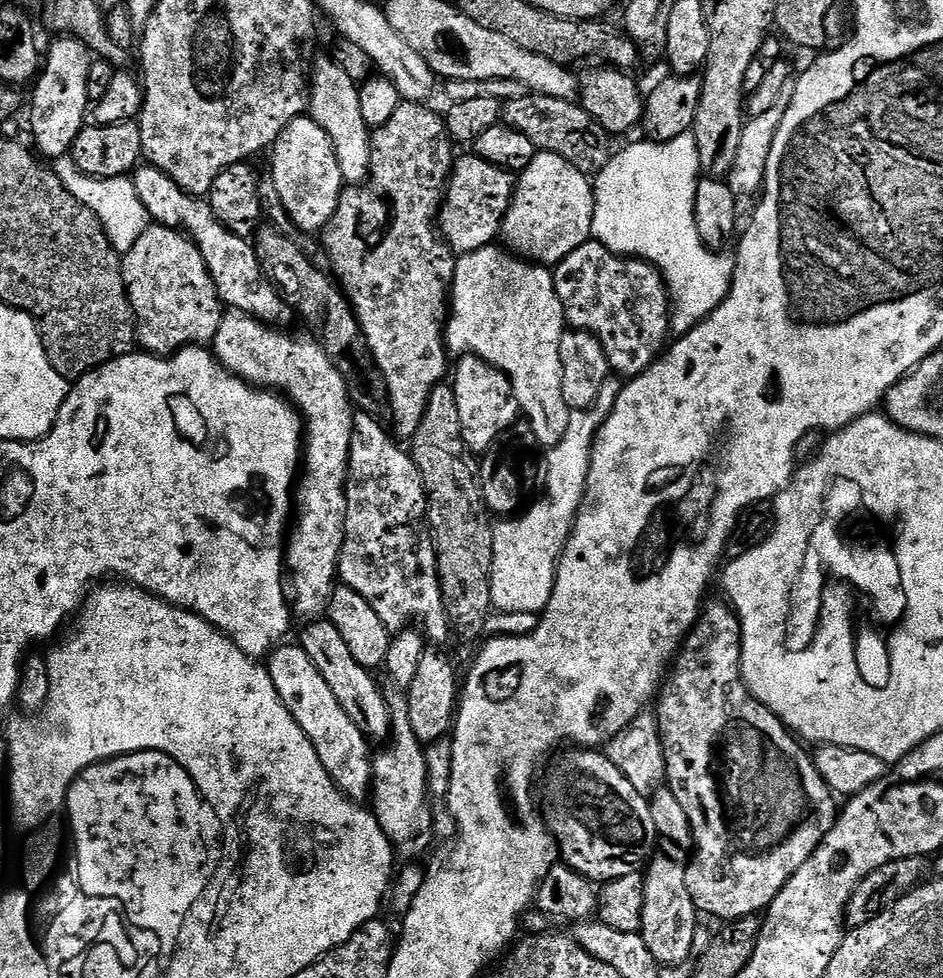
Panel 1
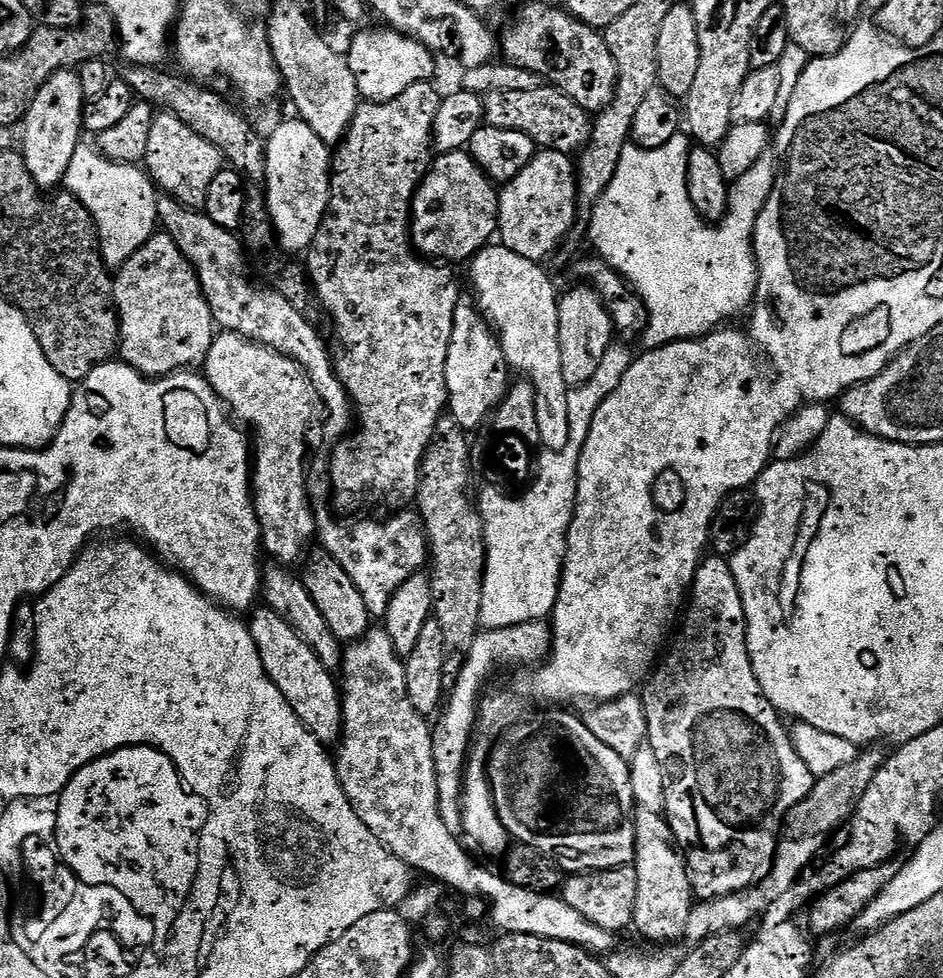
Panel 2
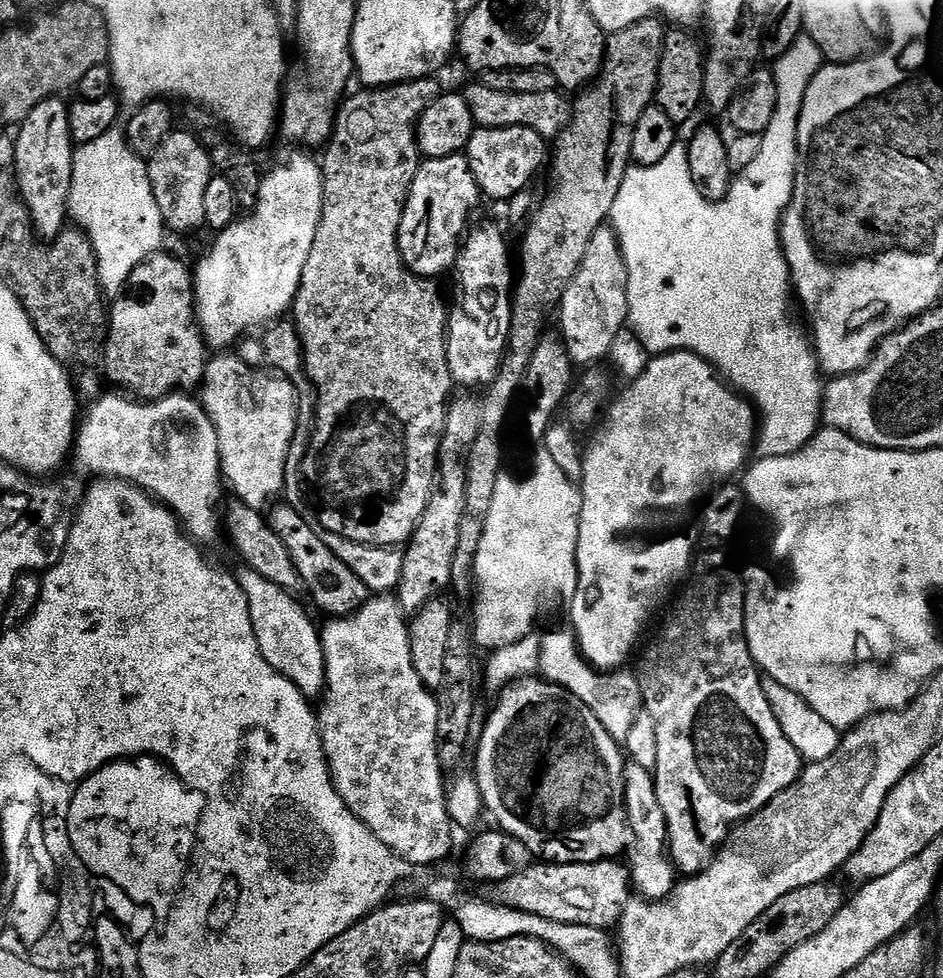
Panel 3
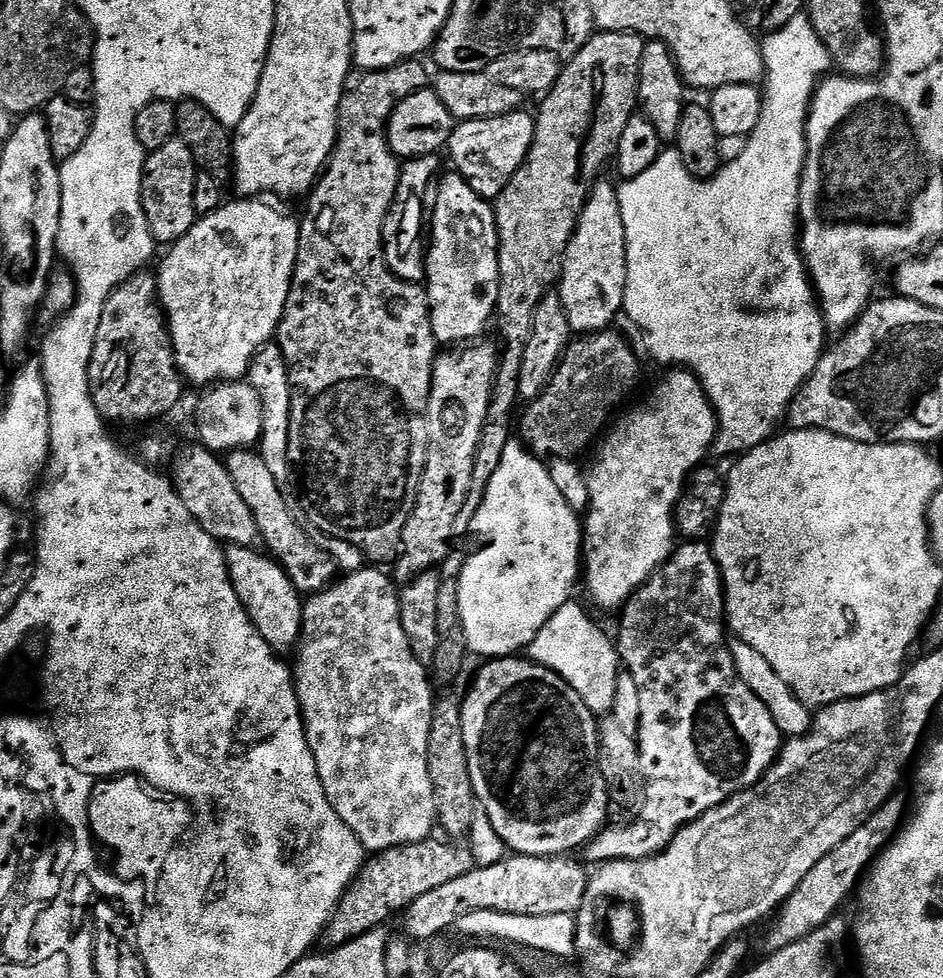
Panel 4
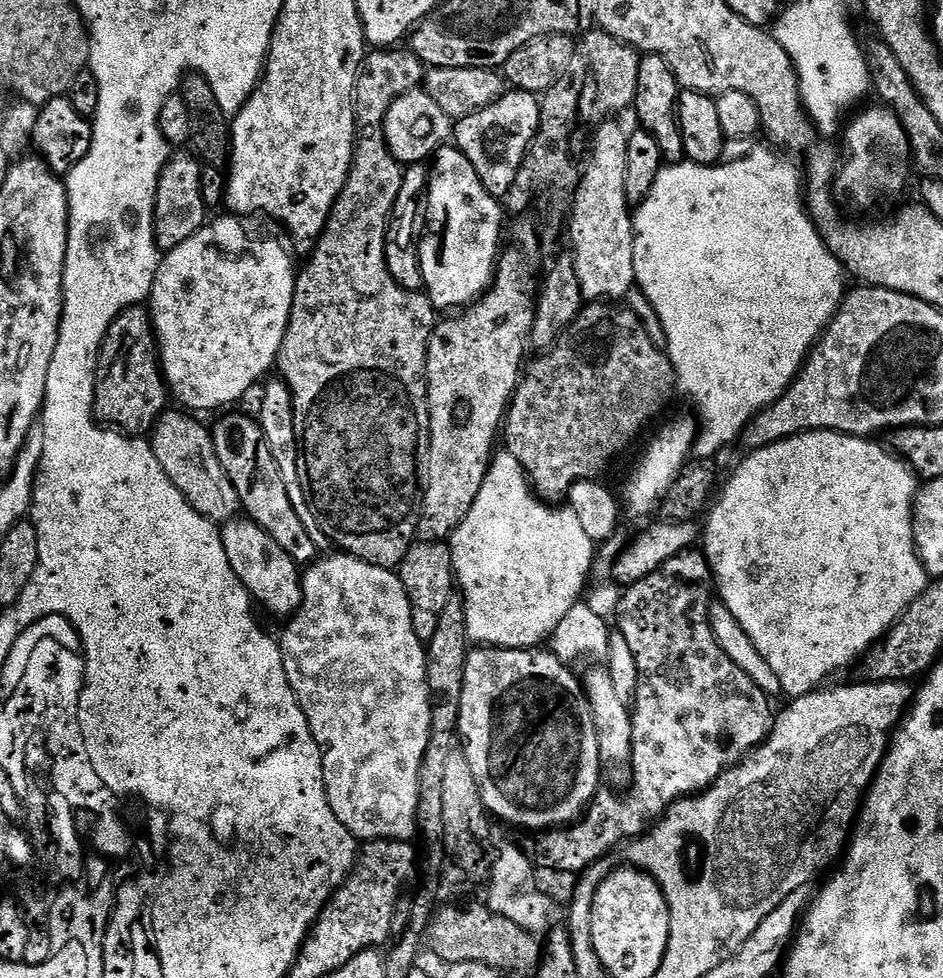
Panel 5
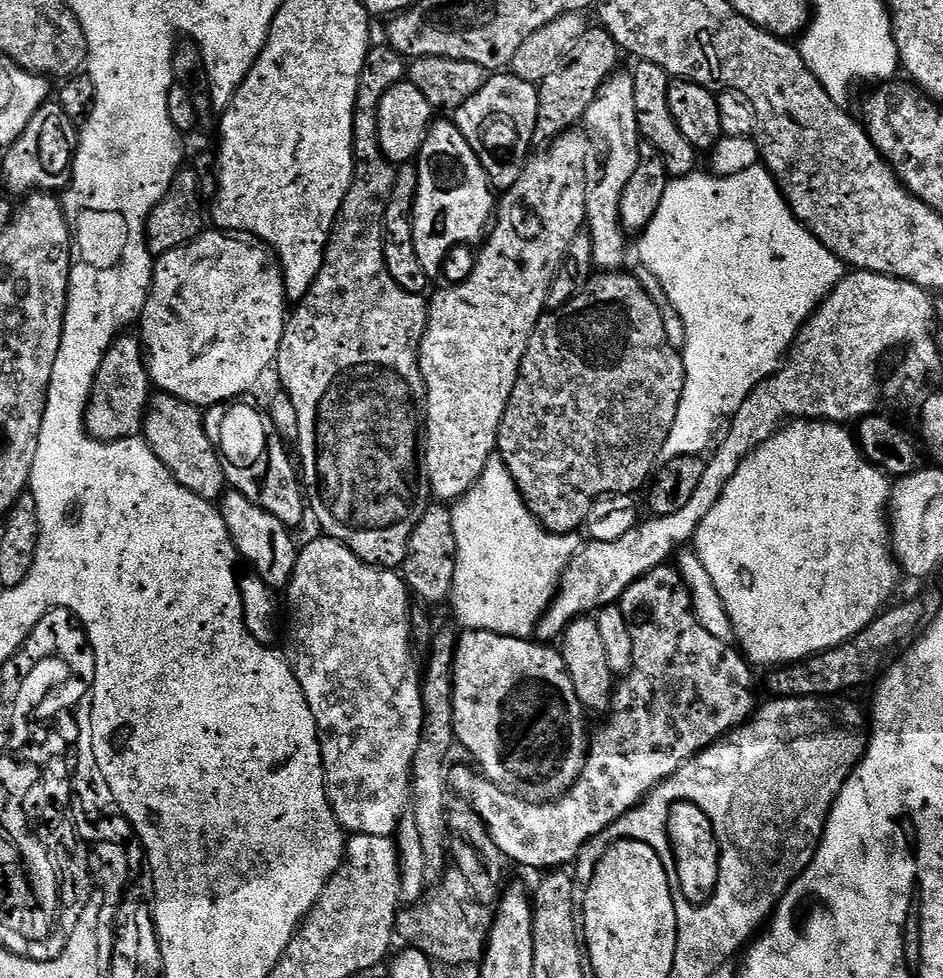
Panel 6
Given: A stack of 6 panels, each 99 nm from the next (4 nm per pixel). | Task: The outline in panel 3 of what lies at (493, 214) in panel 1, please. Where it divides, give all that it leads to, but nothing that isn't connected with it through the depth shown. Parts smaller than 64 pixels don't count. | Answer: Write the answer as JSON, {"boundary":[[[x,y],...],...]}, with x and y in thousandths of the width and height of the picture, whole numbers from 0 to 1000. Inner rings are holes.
{"boundary":[[[495,158],[460,160],[446,167],[433,195],[433,206],[428,208],[431,229],[424,229],[424,234],[435,237],[445,235],[445,229],[454,229],[452,241],[420,241],[426,268],[439,281],[467,284],[470,278],[475,280],[483,275],[484,261],[488,259],[488,251],[498,233],[496,224],[508,211],[509,204],[511,206],[511,197],[496,169]],[[443,192],[452,192],[454,196],[443,196]],[[450,198],[452,202],[448,202]],[[448,207],[454,211],[448,213]]]}

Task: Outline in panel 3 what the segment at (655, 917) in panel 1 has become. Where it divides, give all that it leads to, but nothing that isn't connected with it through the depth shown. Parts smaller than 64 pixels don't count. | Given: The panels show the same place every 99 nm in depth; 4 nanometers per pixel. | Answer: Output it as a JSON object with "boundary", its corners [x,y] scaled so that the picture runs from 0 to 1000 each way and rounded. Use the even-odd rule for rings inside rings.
{"boundary":[[[667,780],[662,787],[662,824],[665,828],[665,843],[667,855],[663,863],[662,879],[667,891],[667,899],[671,907],[677,908],[676,912],[682,919],[691,922],[699,922],[707,919],[716,911],[719,902],[716,884],[707,875],[707,847],[705,845],[705,833],[698,820],[695,794],[684,785],[672,780]]]}

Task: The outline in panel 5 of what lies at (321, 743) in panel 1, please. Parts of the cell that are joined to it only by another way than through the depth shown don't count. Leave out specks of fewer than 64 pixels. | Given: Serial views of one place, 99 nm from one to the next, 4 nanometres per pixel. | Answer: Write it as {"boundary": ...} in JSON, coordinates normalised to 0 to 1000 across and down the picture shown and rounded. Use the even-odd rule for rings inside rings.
{"boundary":[[[251,530],[243,532],[233,540],[233,549],[235,550],[235,558],[240,562],[240,571],[244,575],[244,579],[248,583],[248,587],[253,591],[259,600],[263,602],[268,615],[273,619],[276,618],[284,626],[290,626],[293,630],[309,631],[310,627],[318,623],[320,616],[320,585],[314,574],[310,573],[305,566],[297,558],[295,554],[291,554],[291,550],[281,540],[274,538],[265,530]]]}

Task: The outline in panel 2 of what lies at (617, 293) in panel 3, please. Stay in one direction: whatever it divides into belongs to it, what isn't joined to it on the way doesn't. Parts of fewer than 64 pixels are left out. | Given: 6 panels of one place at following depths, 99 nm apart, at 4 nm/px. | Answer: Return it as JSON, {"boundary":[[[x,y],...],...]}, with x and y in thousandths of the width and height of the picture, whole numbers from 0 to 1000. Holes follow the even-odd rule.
{"boundary":[[[613,290],[593,306],[593,354],[596,358],[596,384],[604,397],[620,393],[634,378],[638,365],[651,348],[652,332],[644,312],[632,296]]]}

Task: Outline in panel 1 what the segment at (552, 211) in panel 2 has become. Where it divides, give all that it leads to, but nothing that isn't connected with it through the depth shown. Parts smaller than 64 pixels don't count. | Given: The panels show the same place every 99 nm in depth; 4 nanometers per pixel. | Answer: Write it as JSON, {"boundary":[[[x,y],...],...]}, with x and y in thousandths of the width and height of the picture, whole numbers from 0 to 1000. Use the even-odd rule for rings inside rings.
{"boundary":[[[569,154],[562,169],[556,172],[548,181],[546,198],[534,221],[531,246],[544,261],[552,265],[581,274],[589,273],[596,264],[607,259],[627,242],[630,209],[631,193],[622,177],[613,174],[608,167],[601,166],[600,162],[585,154]]]}

